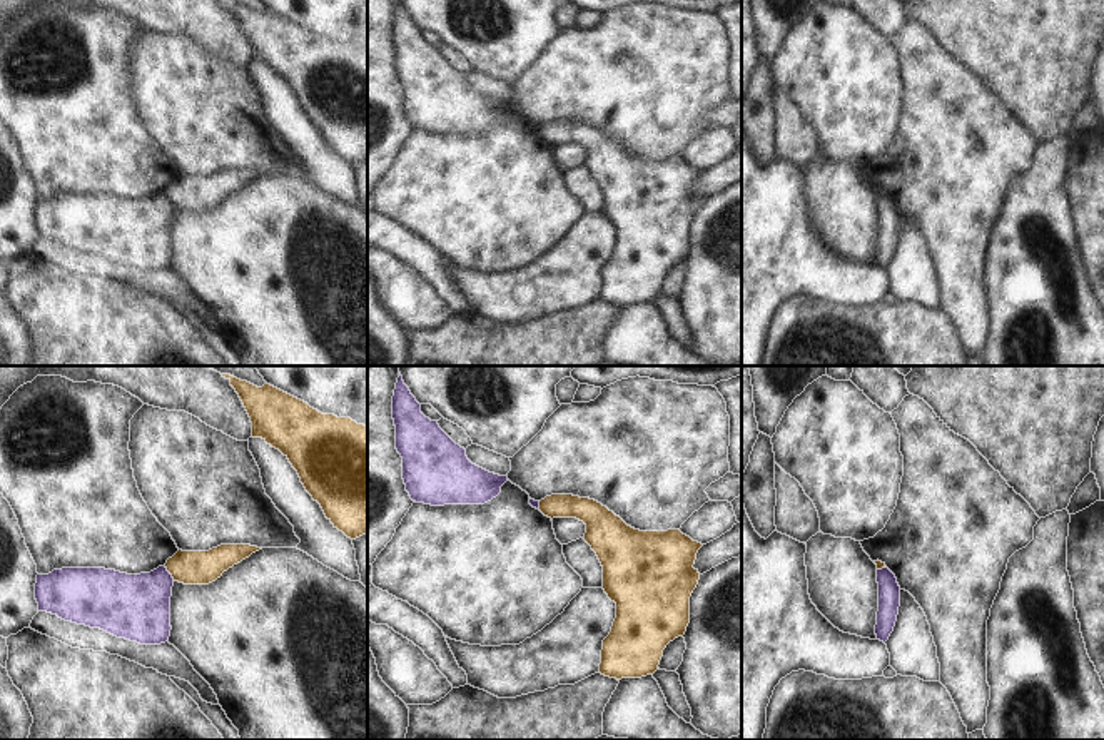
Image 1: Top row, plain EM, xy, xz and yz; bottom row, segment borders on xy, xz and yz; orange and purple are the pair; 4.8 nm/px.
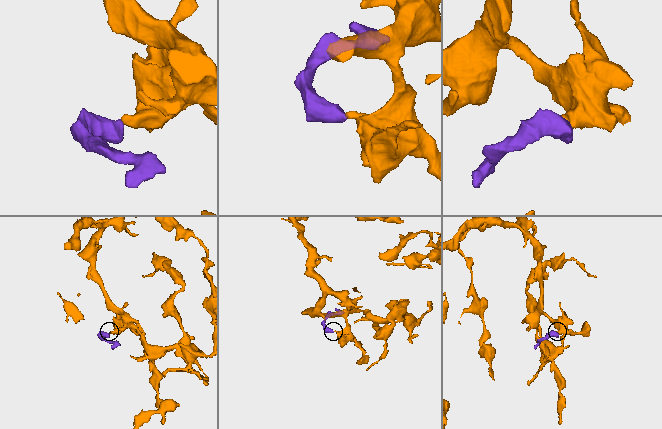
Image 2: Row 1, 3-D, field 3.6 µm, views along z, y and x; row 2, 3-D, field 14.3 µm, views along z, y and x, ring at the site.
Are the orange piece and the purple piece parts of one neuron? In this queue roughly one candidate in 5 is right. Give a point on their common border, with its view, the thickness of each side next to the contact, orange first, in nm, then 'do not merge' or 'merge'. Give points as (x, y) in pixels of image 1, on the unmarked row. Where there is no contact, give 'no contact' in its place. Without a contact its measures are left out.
xy (169, 197) | 160/320 nm | do not merge

